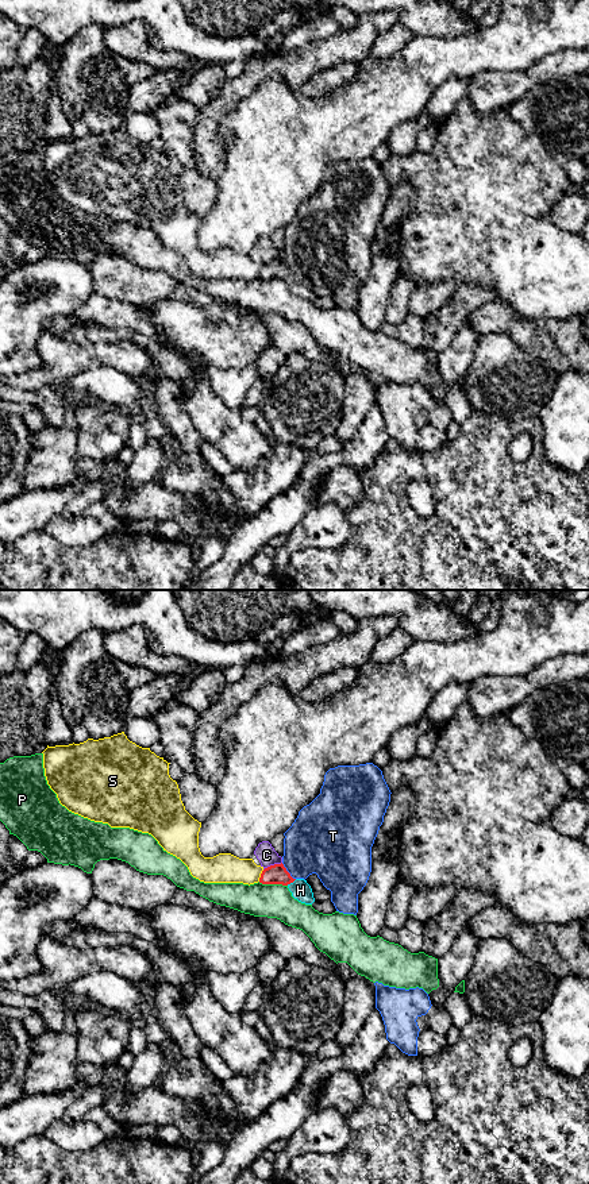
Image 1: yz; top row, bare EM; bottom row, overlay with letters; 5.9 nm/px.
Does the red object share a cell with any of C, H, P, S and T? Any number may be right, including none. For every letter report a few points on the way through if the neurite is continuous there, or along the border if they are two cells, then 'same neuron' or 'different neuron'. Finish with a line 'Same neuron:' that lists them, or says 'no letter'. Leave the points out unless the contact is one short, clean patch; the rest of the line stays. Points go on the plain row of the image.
C: border along yz (281, 257), (264, 265); different neuron
H: runs through yz (277, 269), (291, 277), (300, 285); same neuron
P: border along yz (258, 277), (287, 281); different neuron
S: border along yz (264, 265), (258, 276); different neuron
T: border along yz (281, 258), (295, 274); different neuron
Same neuron: H

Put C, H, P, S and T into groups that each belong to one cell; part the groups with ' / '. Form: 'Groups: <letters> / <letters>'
Groups: C S / H / P / T

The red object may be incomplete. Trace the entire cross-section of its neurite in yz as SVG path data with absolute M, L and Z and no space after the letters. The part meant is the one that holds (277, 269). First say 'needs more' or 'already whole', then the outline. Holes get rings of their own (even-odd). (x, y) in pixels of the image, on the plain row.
needs more; M282 258L265 263L261 269L259 278L286 281L292 292L299 297L305 300L312 300L315 297L312 284L307 275L293 274Z

